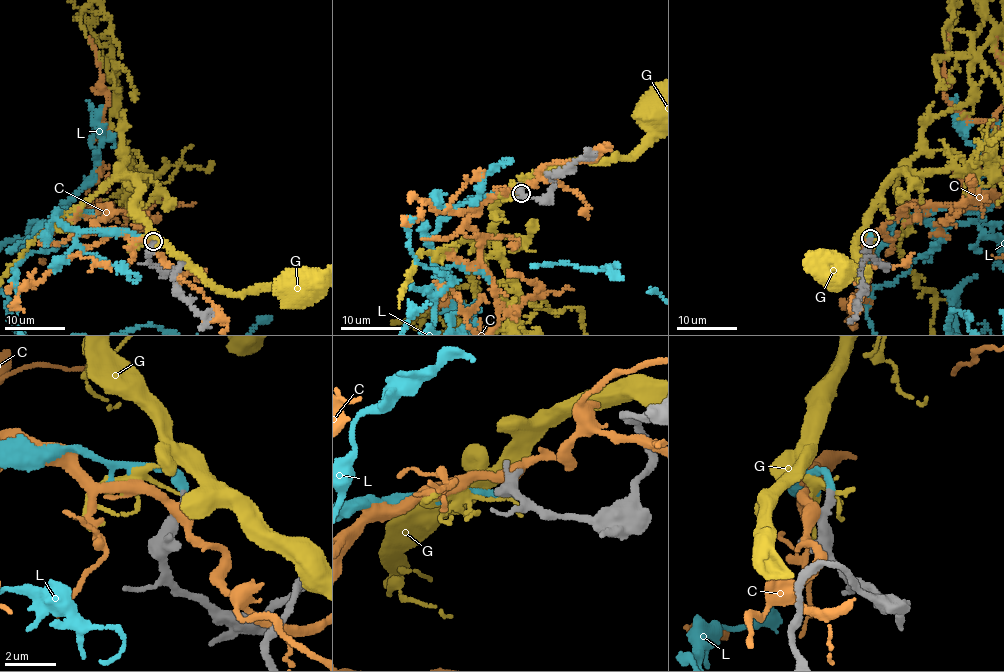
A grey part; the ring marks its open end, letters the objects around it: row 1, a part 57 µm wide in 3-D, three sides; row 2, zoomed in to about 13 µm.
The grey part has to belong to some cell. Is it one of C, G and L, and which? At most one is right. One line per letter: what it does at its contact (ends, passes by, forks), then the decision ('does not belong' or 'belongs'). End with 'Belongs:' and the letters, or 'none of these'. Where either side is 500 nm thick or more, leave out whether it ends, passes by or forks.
C: it passes by; does not belong
G: it ends; does not belong
L: it ends; belongs
Belongs: L

